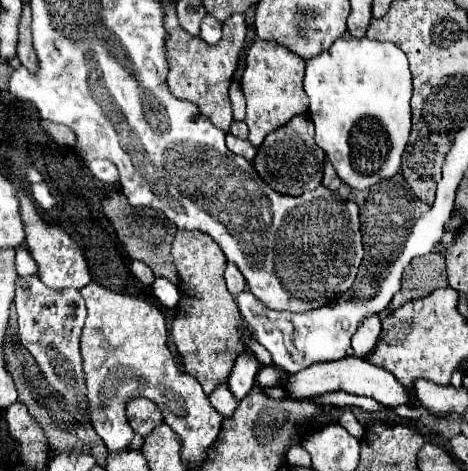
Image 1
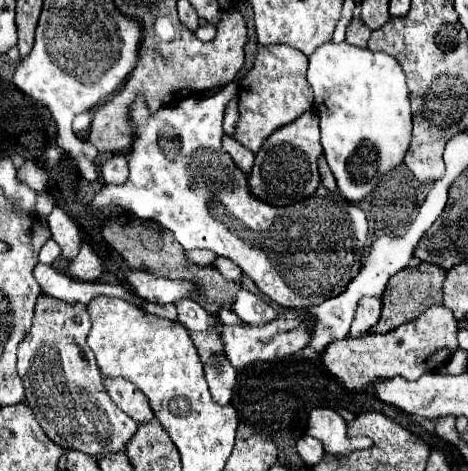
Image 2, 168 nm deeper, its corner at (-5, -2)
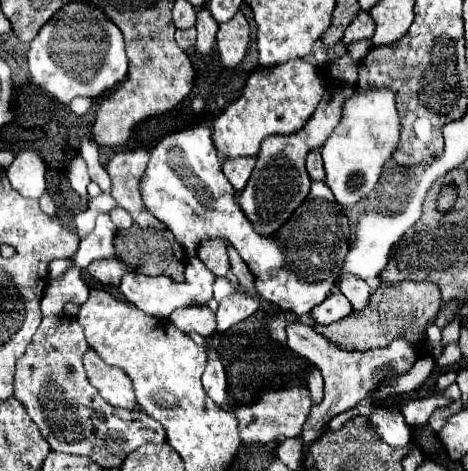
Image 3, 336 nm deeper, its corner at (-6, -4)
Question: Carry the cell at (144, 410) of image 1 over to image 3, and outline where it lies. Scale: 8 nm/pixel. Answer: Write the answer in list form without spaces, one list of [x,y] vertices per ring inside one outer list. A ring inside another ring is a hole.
[[[92,348],[86,350],[84,356],[84,368],[88,374],[88,380],[92,386],[98,388],[102,398],[114,406],[130,408],[134,410],[134,390],[130,378],[114,366],[108,366]]]

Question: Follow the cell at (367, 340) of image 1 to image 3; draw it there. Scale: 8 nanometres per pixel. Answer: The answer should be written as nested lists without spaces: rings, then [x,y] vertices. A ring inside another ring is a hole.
[[[344,274],[340,278],[340,292],[350,300],[354,312],[364,310],[366,302],[370,300],[370,294],[372,294],[370,286],[362,278],[358,278],[354,274]]]

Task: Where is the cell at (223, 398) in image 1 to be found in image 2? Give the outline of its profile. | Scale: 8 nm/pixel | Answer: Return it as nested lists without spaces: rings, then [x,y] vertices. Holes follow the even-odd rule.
[[[225,360],[221,364],[211,364],[205,368],[205,378],[211,390],[211,396],[217,404],[231,404],[233,398],[233,388],[235,388],[235,378],[237,372],[233,370],[233,366]]]

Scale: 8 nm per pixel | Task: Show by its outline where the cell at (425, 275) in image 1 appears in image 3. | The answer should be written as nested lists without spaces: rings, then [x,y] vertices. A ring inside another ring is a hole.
[[[384,282],[378,290],[372,292],[366,310],[352,312],[346,318],[320,326],[312,324],[312,328],[334,342],[342,350],[358,350],[366,352],[372,348],[386,348],[394,338],[406,338],[408,342],[420,342],[422,334],[426,334],[428,322],[432,322],[440,310],[440,294],[432,282]]]

